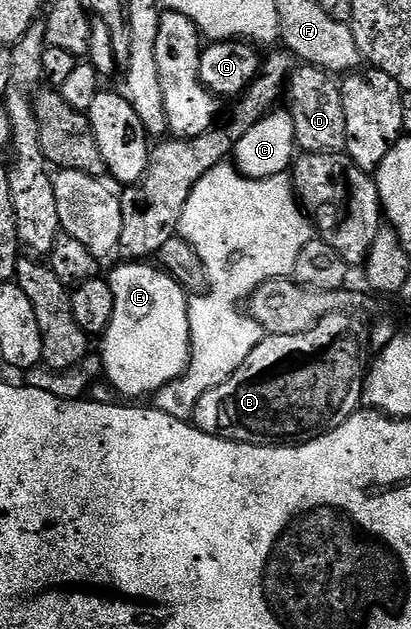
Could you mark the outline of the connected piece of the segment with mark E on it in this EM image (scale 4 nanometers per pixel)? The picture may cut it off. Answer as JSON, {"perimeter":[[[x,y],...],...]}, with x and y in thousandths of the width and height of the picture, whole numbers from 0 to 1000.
{"perimeter":[[[297,415],[290,417],[290,424],[277,432],[263,437],[268,445],[268,458],[277,467],[277,496],[273,498],[273,510],[263,517],[263,523],[246,534],[248,556],[243,566],[251,571],[251,591],[255,607],[268,607],[292,626],[299,628],[299,636],[307,638],[345,638],[358,631],[372,631],[384,626],[389,618],[399,618],[399,612],[426,609],[433,601],[453,590],[453,582],[462,577],[462,526],[460,526],[460,474],[457,464],[443,452],[431,450],[421,437],[401,429],[387,428],[382,423],[363,424],[367,420],[355,415]]]}

